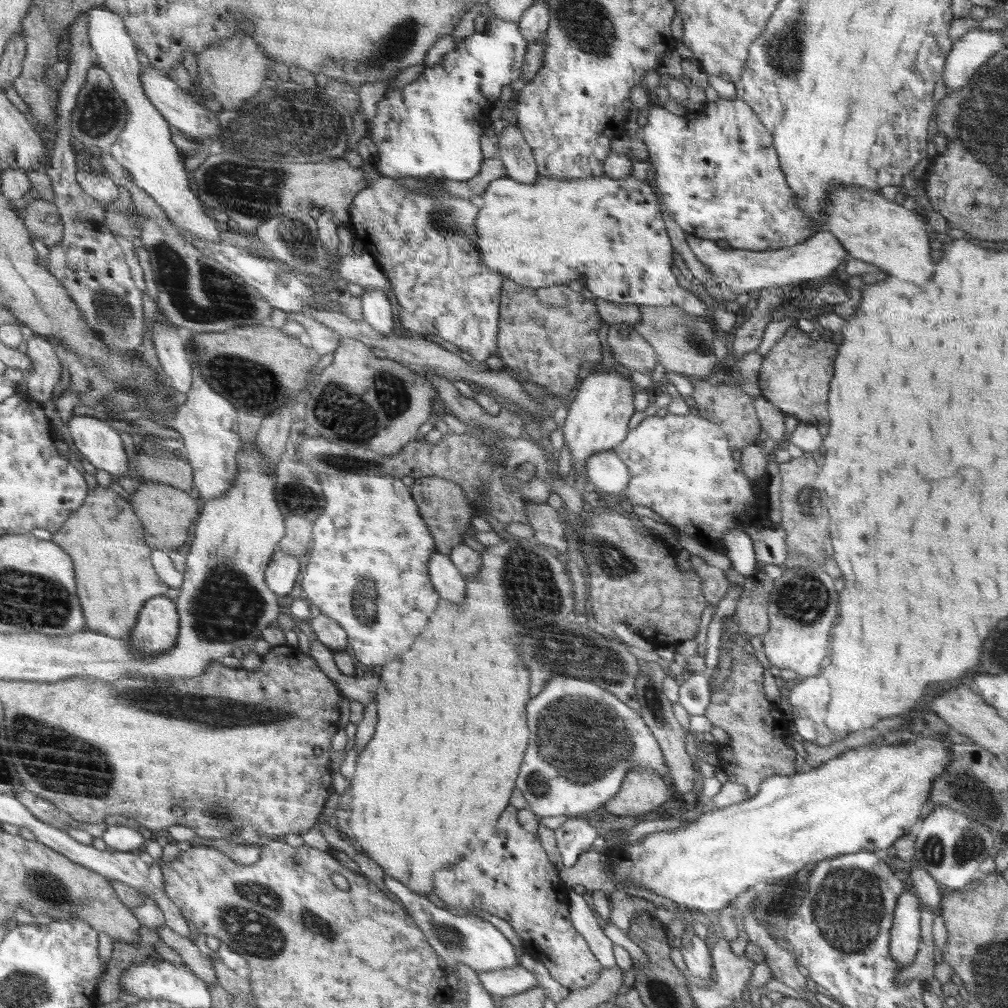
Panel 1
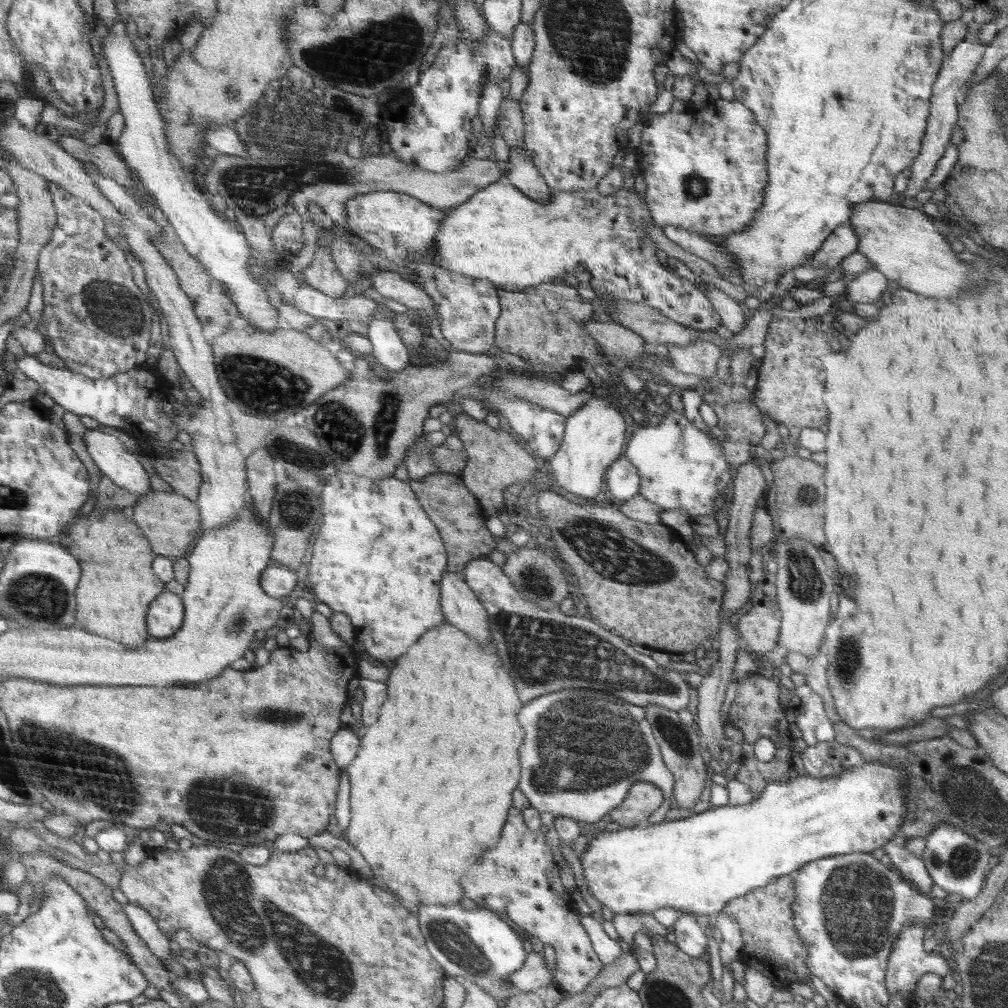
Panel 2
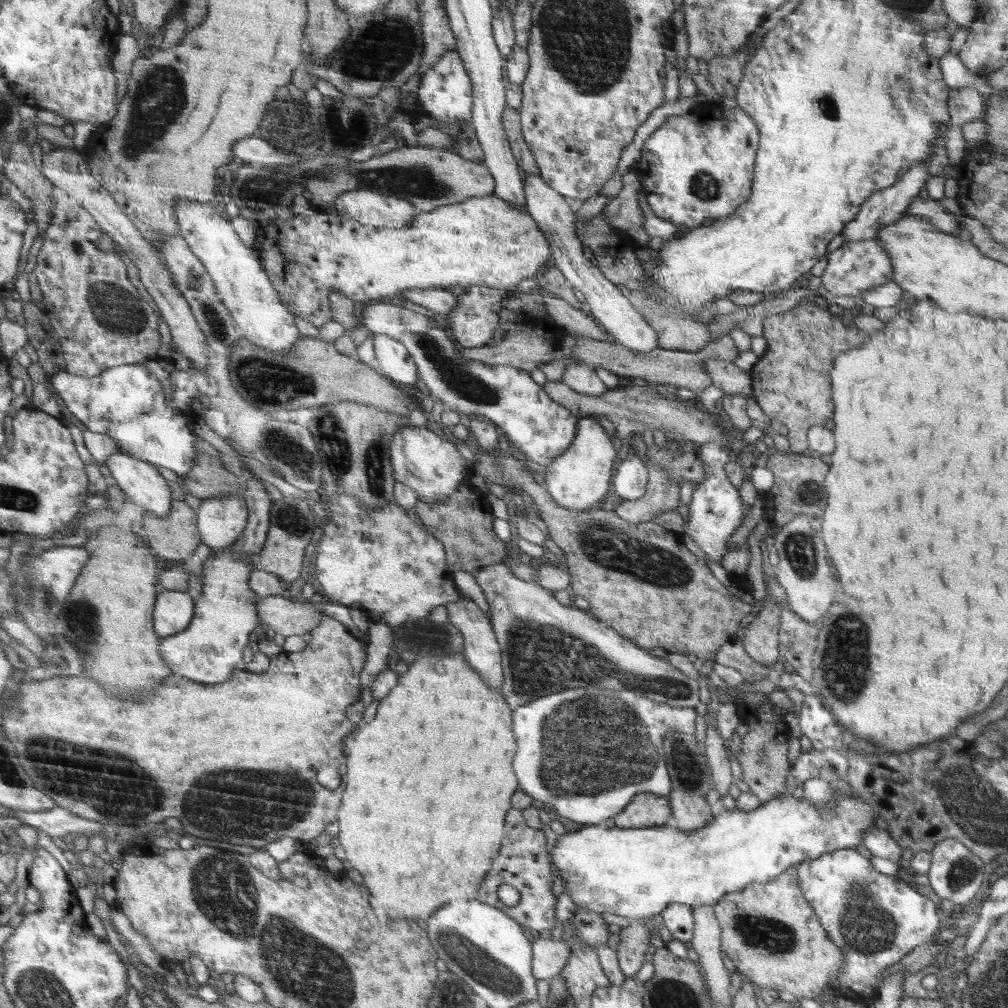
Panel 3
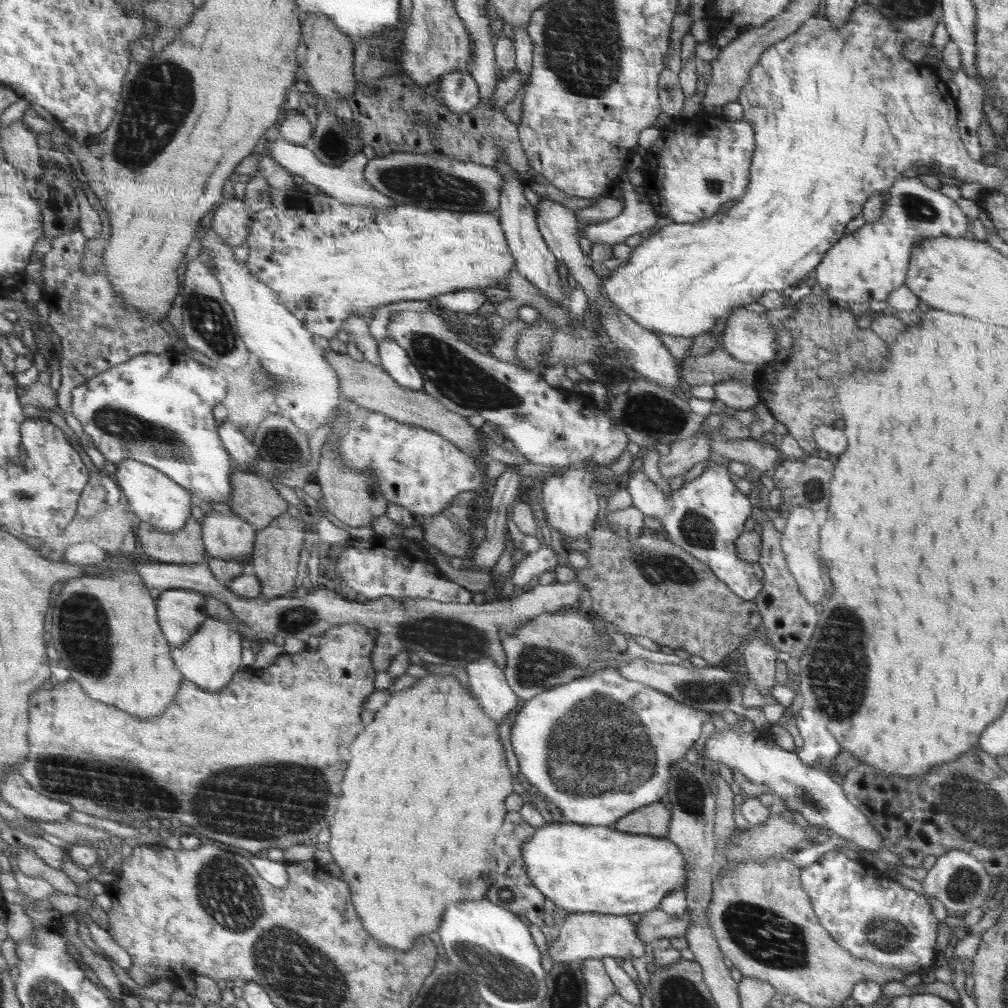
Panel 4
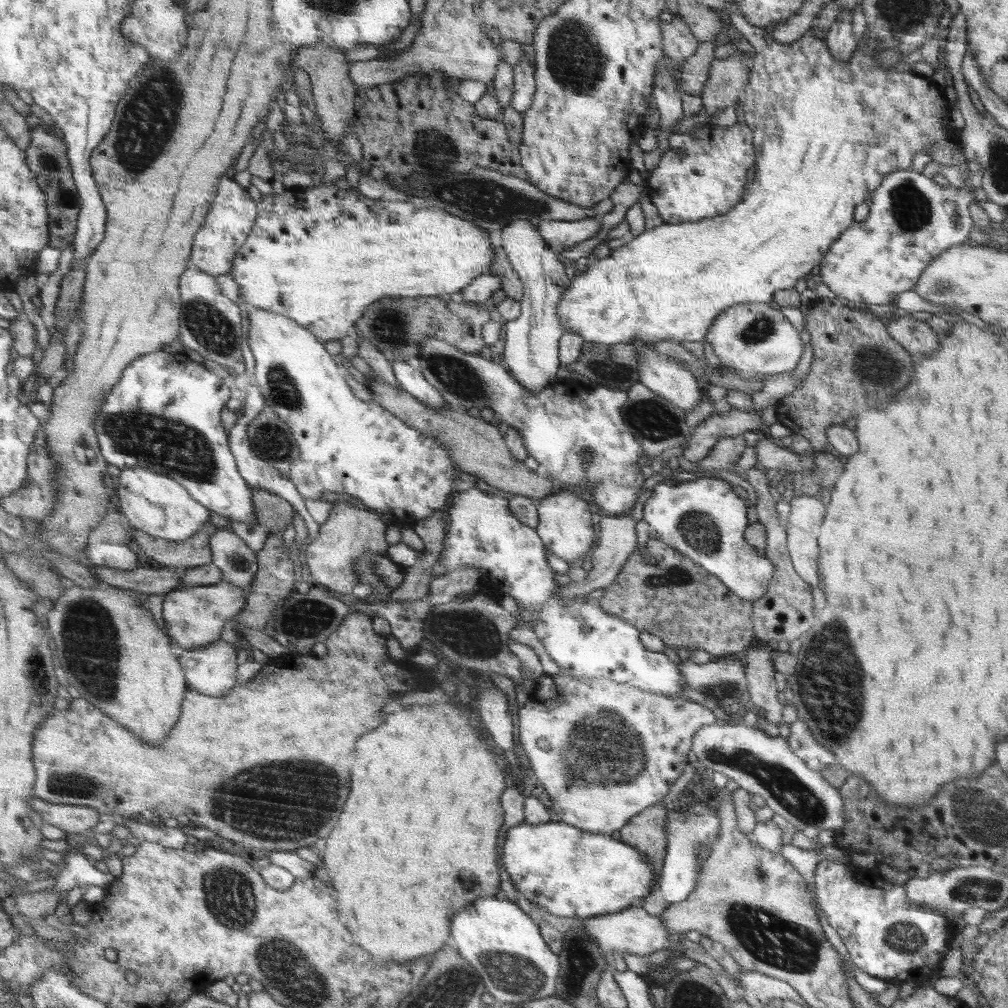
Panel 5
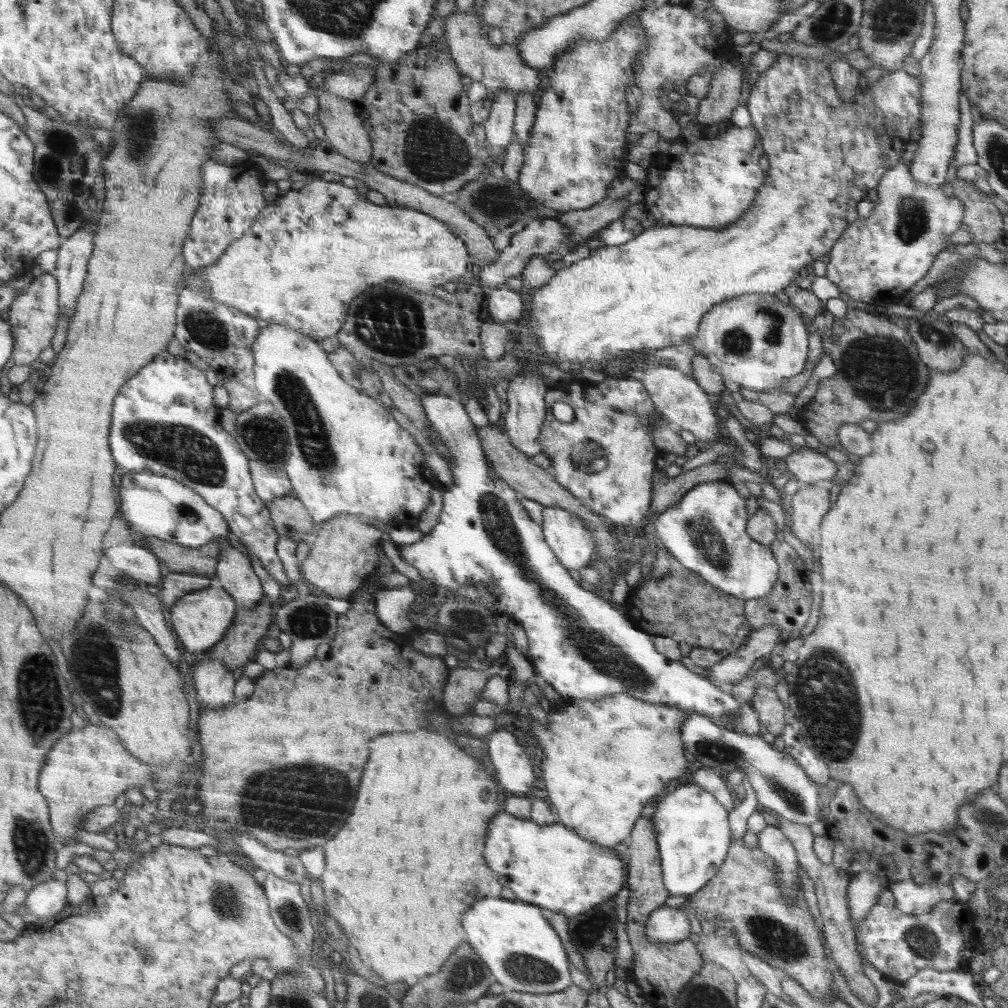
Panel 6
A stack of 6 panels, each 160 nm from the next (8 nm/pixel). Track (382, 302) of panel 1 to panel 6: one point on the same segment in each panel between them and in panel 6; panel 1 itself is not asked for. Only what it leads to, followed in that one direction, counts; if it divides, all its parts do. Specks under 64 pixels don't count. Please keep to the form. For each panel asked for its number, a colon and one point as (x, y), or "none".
2: (389, 350)
3: (395, 362)
4: (393, 359)
5: (411, 380)
6: (486, 548)

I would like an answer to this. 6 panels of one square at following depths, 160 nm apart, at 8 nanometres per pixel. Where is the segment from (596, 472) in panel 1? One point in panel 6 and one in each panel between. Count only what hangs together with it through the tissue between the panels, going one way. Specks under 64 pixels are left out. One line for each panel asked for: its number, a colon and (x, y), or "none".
2: (622, 480)
3: (630, 482)
4: (705, 517)
5: (703, 519)
6: (707, 531)

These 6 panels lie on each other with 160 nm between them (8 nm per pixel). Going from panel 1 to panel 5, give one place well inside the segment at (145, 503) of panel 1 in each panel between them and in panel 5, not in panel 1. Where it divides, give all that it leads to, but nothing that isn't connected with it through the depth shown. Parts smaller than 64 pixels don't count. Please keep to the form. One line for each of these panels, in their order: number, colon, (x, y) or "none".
2: (171, 522)
3: (175, 538)
4: (184, 546)
5: (193, 553)

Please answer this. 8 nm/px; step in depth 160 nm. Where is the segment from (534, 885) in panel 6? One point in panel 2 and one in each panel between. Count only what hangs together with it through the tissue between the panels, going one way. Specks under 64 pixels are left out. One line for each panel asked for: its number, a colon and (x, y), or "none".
2: (698, 864)
3: (635, 873)
4: (582, 868)
5: (572, 873)

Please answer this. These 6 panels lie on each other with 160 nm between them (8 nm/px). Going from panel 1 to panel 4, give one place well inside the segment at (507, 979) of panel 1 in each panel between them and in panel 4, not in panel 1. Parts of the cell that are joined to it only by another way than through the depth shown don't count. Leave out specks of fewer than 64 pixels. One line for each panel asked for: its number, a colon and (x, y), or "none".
2: (534, 974)
3: (550, 955)
4: (582, 935)

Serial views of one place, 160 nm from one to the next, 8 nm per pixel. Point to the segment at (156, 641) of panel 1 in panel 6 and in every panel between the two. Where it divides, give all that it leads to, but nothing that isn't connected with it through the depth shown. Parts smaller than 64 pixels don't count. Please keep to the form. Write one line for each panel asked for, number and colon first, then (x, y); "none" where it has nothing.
2: (167, 615)
3: (175, 610)
4: (181, 612)
5: (195, 617)
6: (201, 619)

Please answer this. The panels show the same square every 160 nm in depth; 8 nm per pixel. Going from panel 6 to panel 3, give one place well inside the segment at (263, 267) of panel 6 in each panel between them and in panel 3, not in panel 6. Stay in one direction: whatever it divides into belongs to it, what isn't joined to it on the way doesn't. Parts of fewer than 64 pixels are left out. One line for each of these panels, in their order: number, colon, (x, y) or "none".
3: (485, 241)
4: (331, 261)
5: (319, 256)

